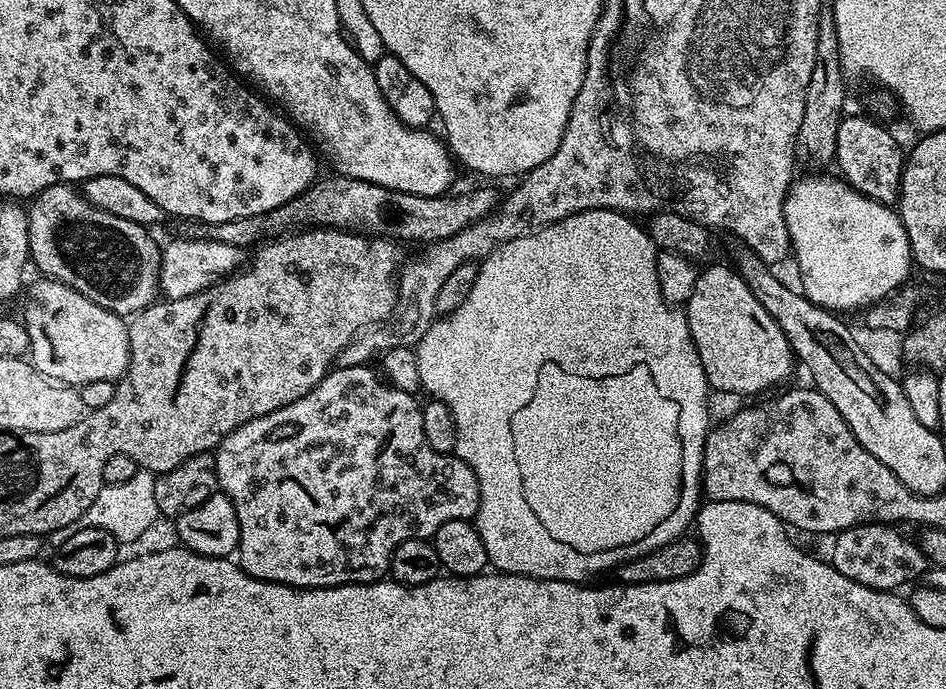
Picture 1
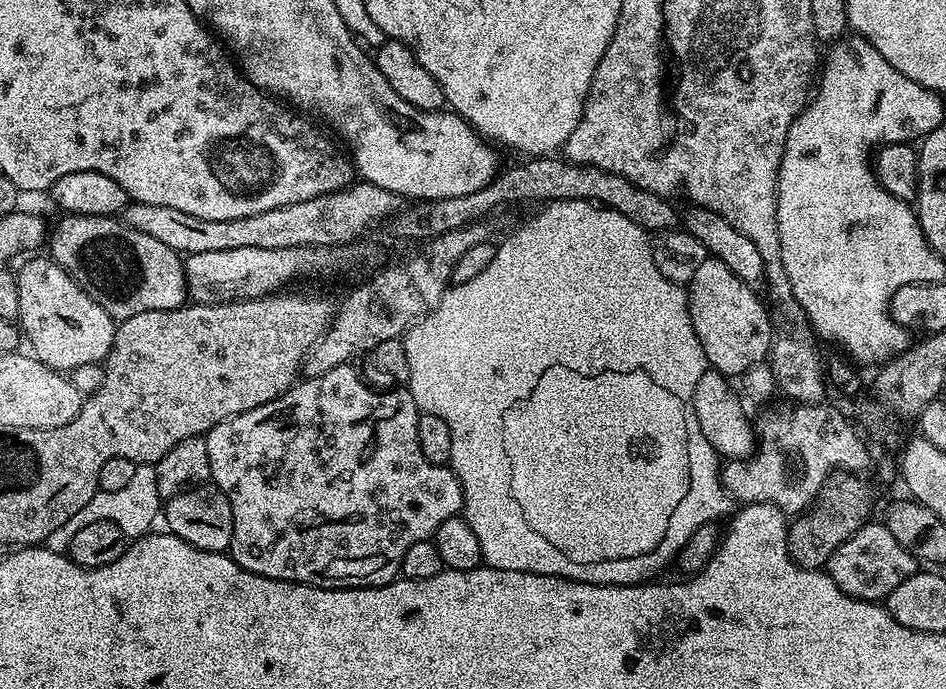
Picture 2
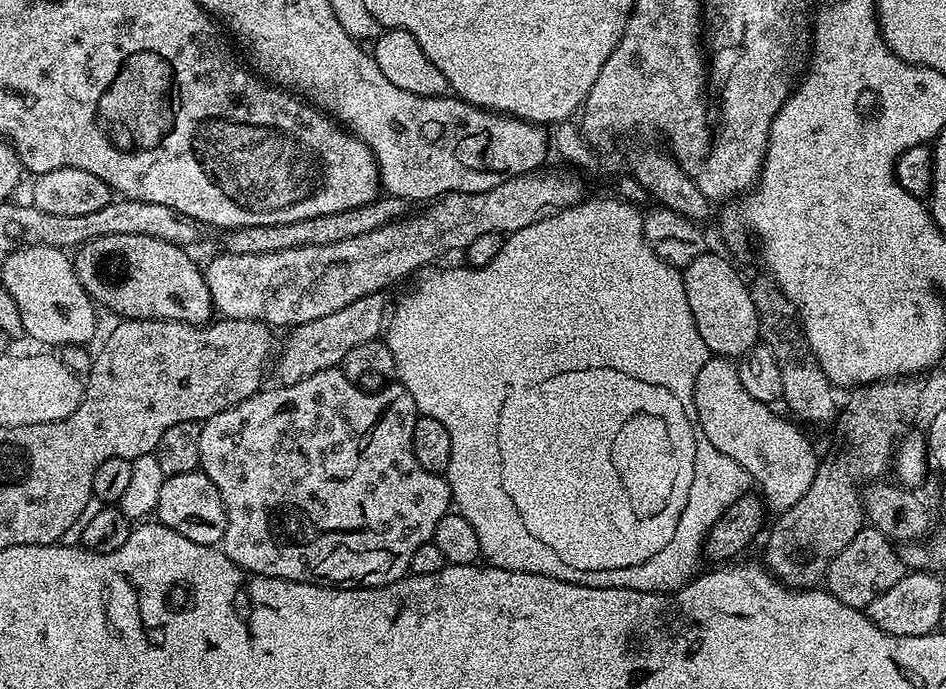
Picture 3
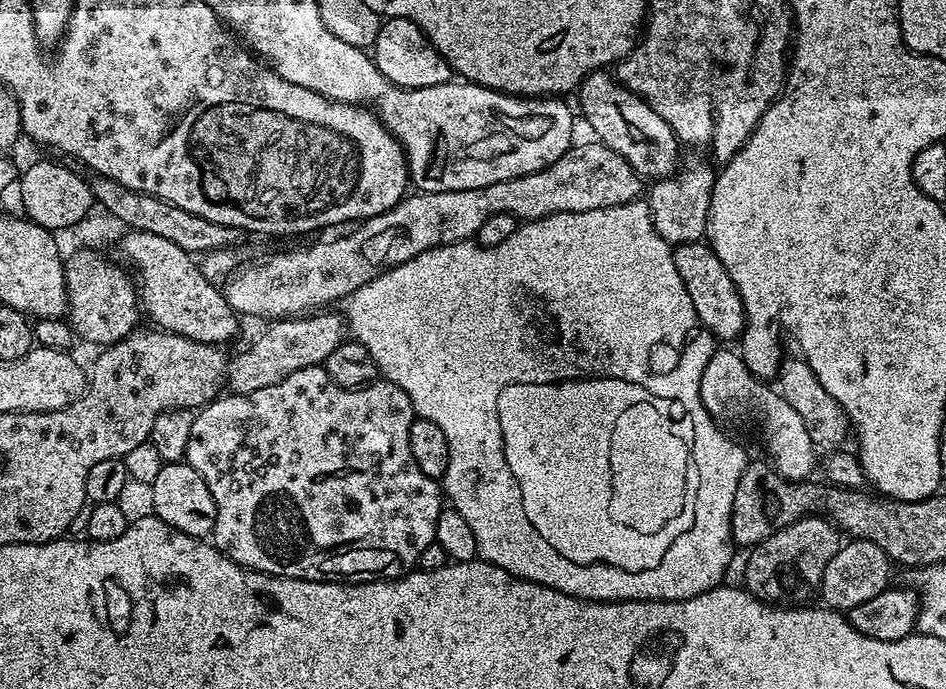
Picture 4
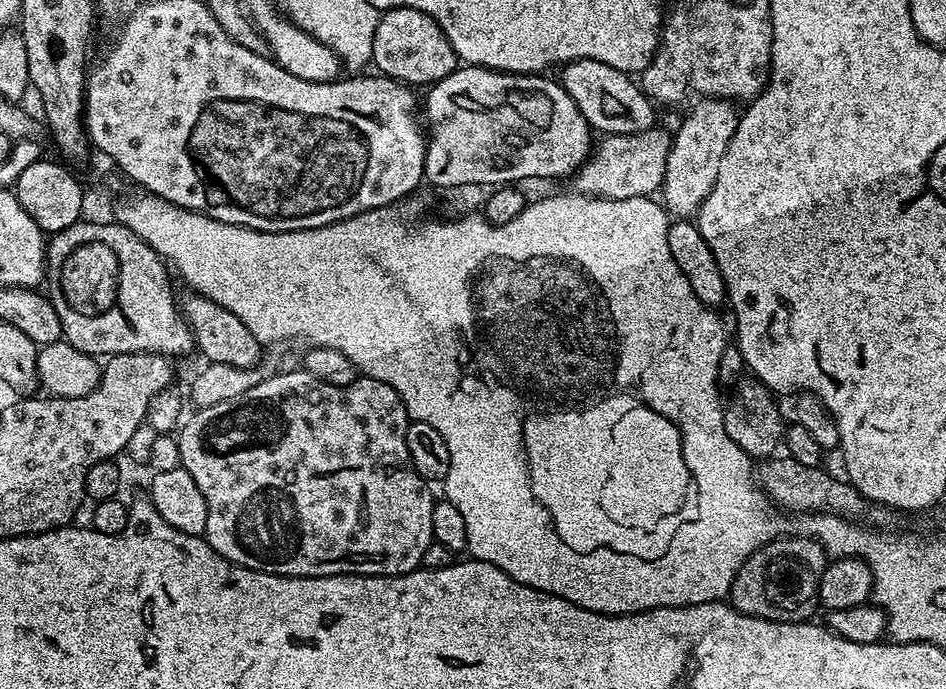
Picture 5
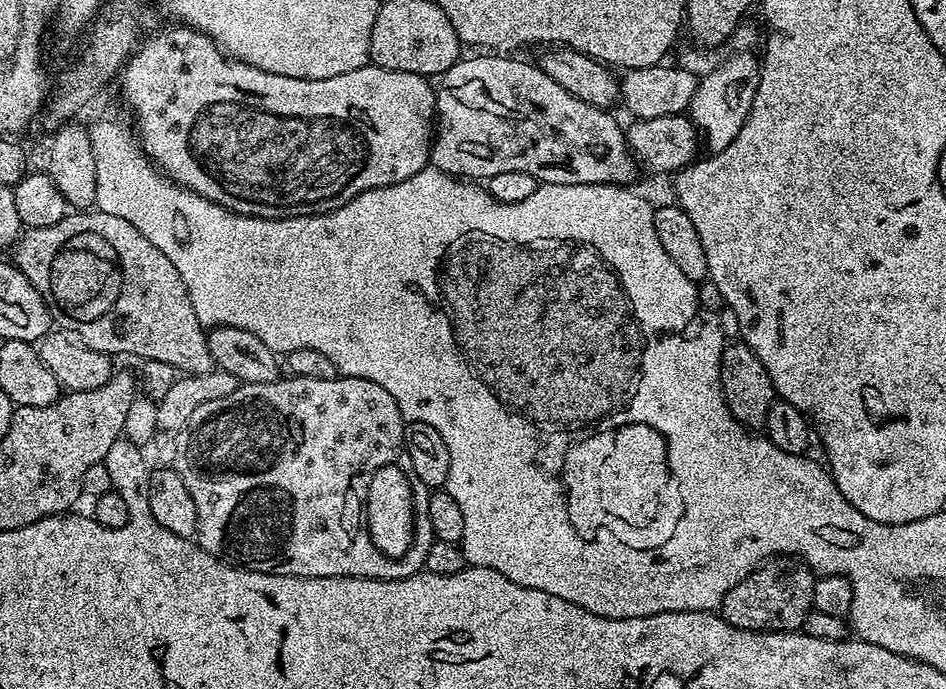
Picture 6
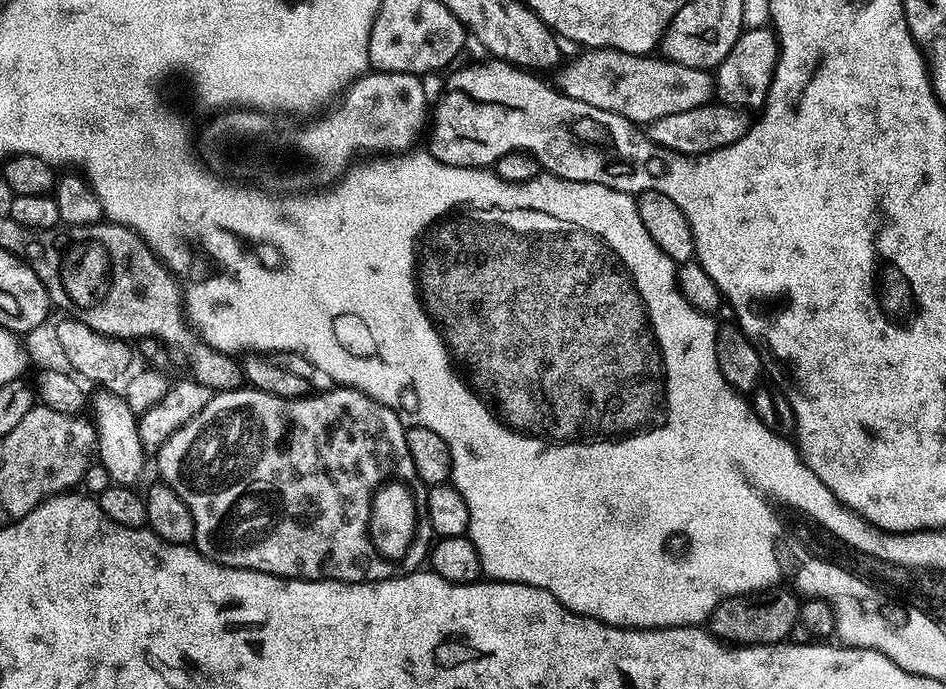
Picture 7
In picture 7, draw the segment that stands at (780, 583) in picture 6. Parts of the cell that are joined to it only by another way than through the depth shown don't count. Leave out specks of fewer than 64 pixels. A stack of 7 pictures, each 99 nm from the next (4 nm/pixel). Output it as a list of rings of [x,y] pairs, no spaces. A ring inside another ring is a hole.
[[[771,586],[750,592],[746,596],[731,596],[718,606],[707,618],[706,628],[717,640],[732,646],[745,644],[783,644],[788,640],[790,630],[800,623],[801,597],[791,587]]]

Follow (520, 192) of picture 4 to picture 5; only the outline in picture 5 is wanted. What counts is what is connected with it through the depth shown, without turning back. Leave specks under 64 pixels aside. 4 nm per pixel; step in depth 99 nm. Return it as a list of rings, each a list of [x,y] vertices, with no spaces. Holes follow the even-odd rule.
[[[653,126],[638,134],[605,135],[593,147],[589,157],[571,177],[571,187],[583,196],[597,196],[603,200],[651,197],[664,187],[666,160],[672,149],[673,133],[661,126]]]

